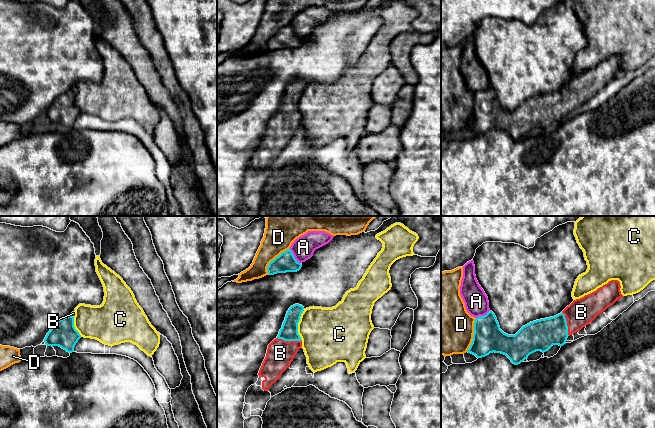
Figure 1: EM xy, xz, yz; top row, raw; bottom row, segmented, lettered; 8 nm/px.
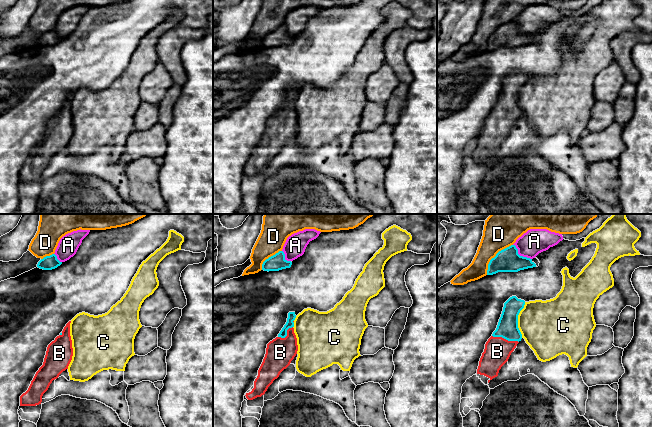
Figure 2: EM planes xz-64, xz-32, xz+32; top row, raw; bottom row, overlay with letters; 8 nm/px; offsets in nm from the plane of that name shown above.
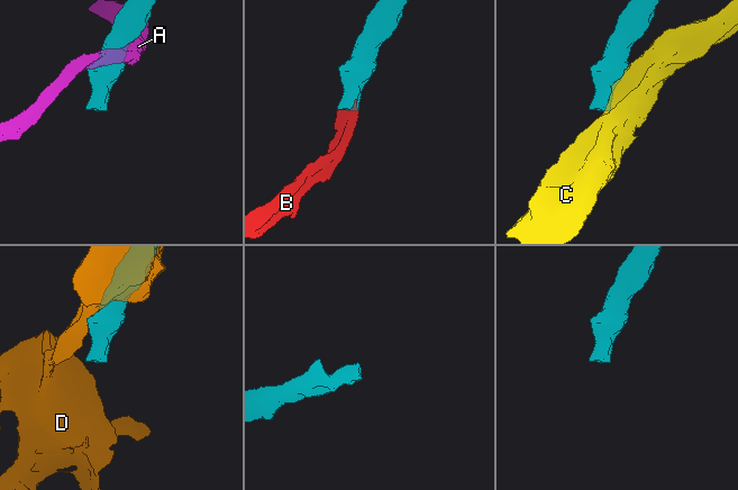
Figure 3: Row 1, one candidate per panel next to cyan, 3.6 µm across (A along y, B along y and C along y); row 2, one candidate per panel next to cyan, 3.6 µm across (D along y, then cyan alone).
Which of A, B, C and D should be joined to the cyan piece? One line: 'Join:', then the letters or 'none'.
Join: B

